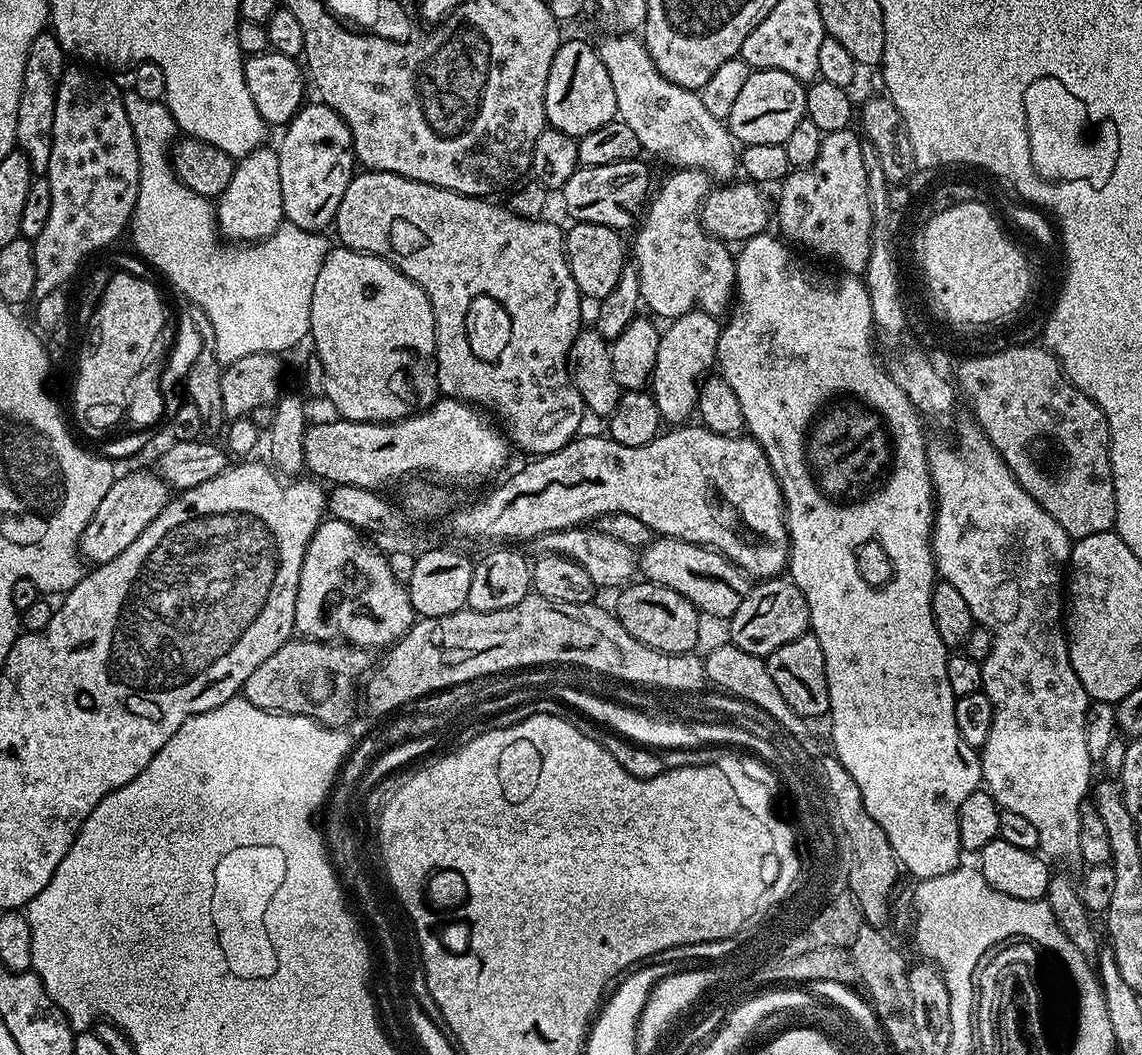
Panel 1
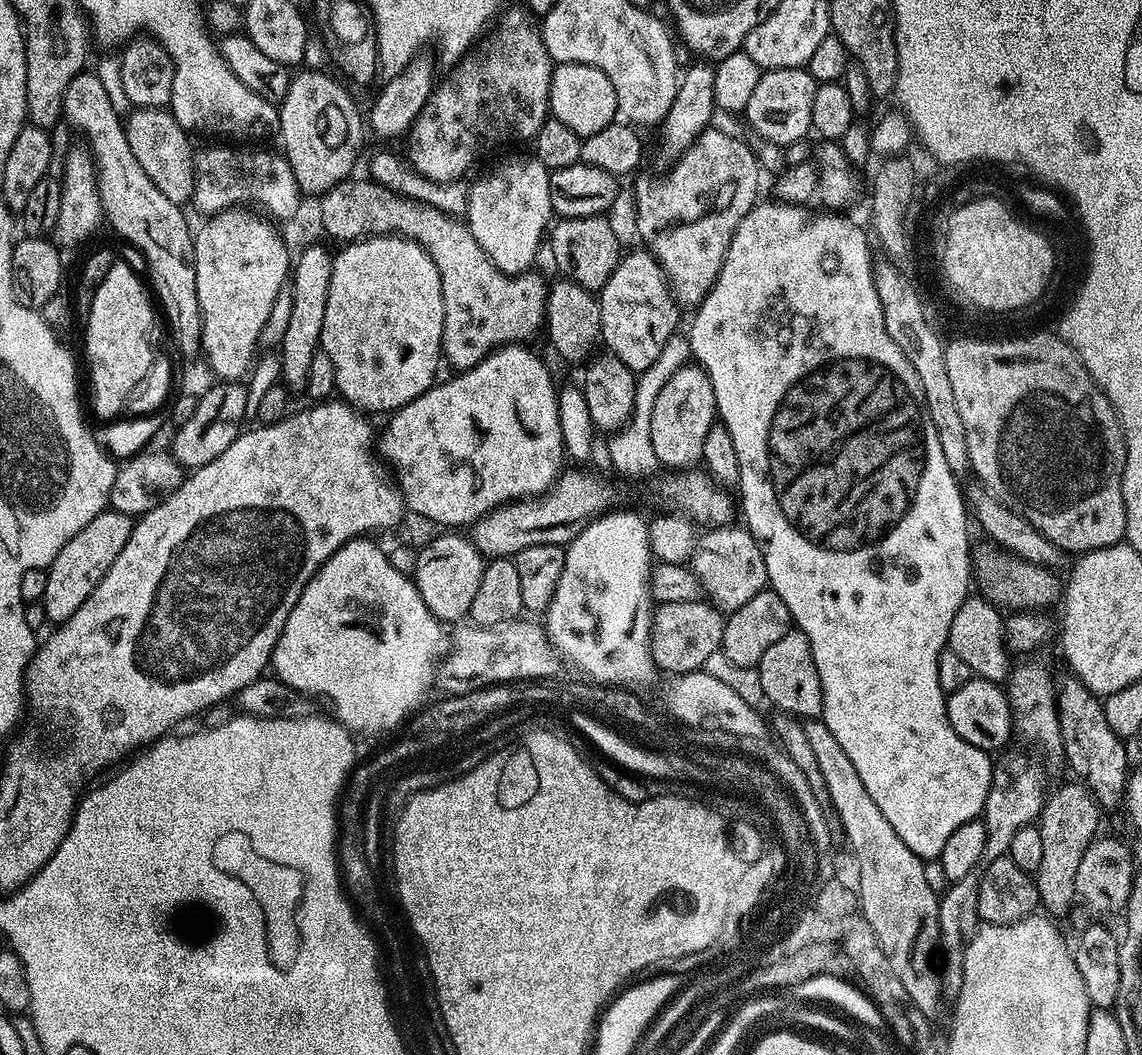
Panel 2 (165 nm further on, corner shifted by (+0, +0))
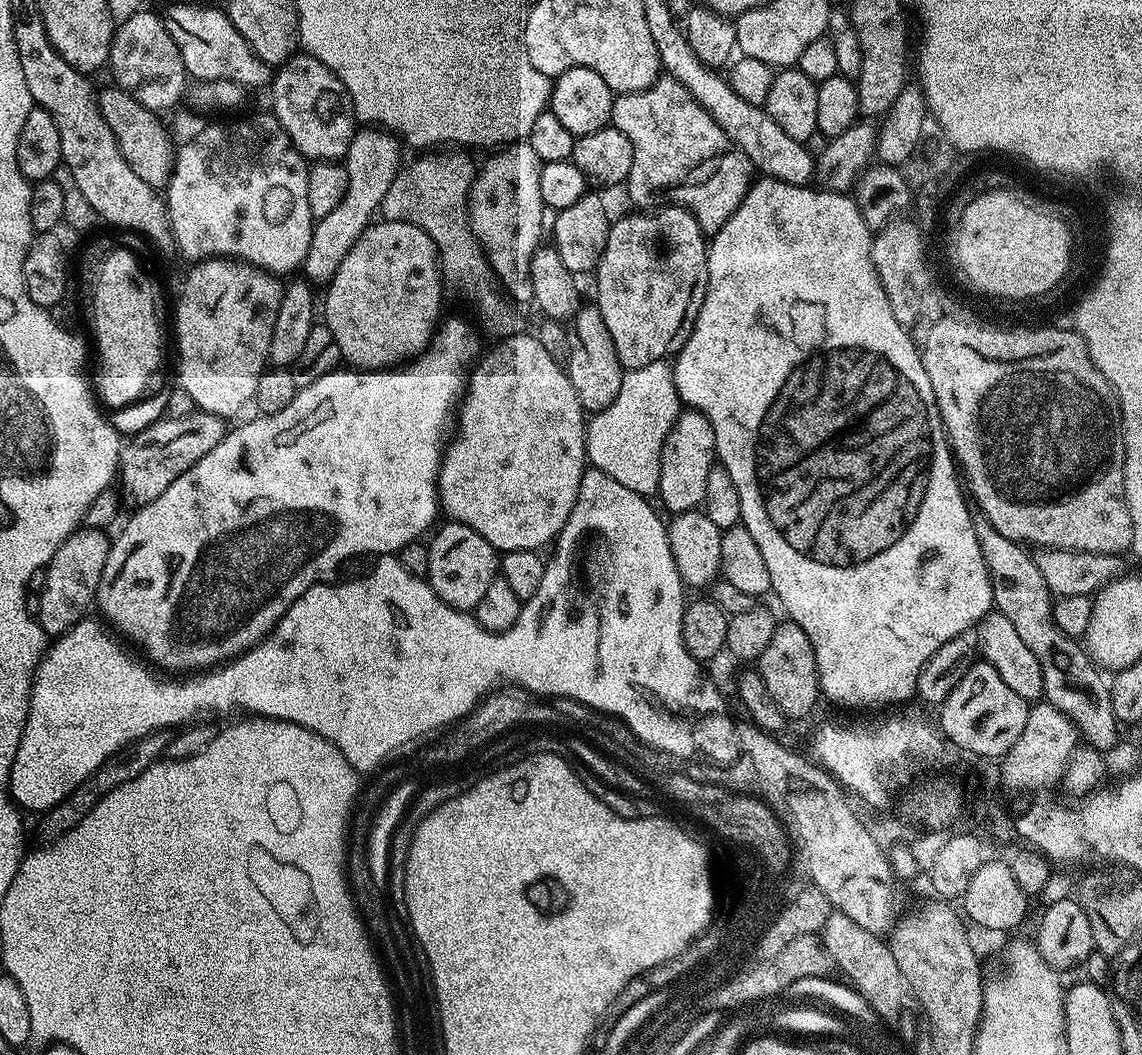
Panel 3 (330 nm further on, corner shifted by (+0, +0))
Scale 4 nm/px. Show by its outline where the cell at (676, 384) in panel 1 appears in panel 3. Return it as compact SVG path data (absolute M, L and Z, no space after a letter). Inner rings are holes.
M681 411L680 417L677 418L662 446L658 500L669 508L669 513L690 512L703 505L706 478L710 478L710 470L717 460L714 426L710 426L708 418L701 412Z

